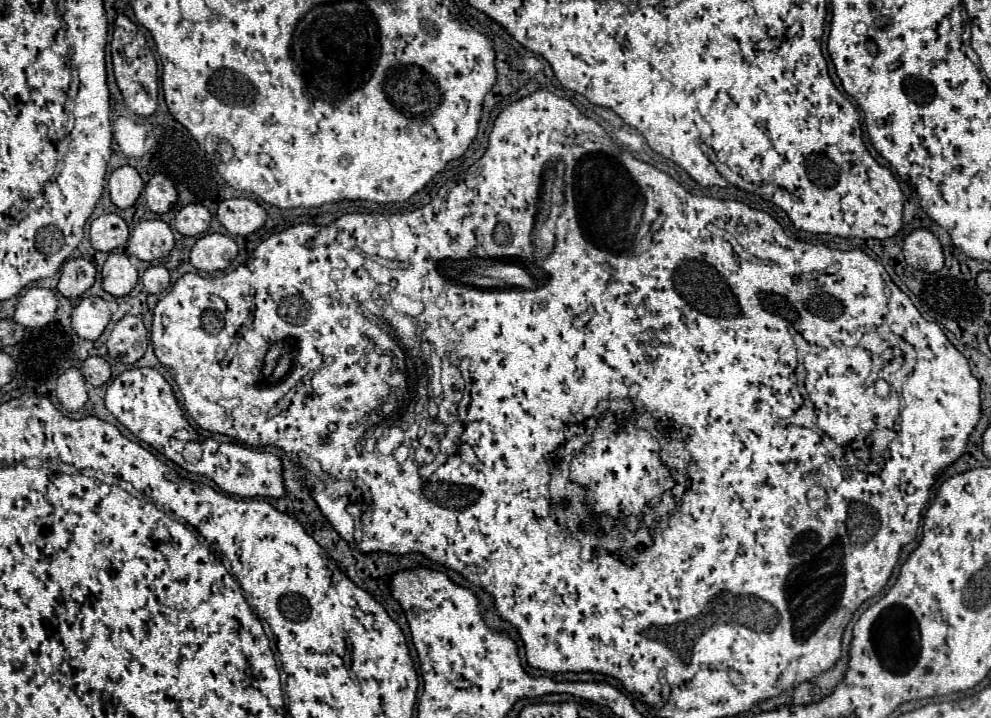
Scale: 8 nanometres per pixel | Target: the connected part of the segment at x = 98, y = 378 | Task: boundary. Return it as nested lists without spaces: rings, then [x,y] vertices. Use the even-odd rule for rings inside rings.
[[[88,357],[82,363],[82,373],[90,385],[98,387],[110,379],[110,365],[102,357]]]

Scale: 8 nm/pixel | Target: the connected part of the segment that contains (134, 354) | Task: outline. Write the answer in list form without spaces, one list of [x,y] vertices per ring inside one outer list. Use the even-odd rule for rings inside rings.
[[[126,315],[114,325],[106,345],[112,359],[124,365],[132,365],[146,353],[148,341],[149,331],[144,327],[142,319]]]

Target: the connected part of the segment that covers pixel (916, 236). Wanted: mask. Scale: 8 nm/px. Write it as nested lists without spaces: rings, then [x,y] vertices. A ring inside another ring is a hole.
[[[916,229],[904,239],[906,263],[918,271],[936,273],[944,267],[940,241],[928,229]]]

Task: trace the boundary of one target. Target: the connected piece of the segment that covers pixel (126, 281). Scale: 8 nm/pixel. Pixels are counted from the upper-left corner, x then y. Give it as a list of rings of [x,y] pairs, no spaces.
[[[110,253],[102,269],[102,289],[114,297],[128,295],[136,285],[136,267],[124,253]]]

